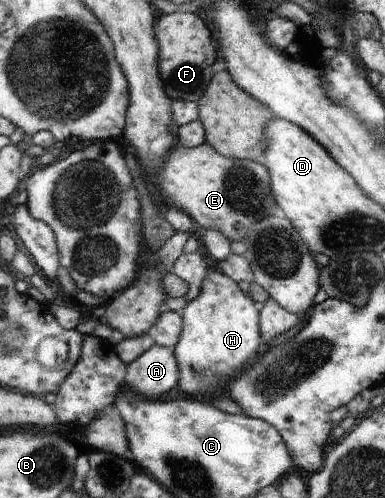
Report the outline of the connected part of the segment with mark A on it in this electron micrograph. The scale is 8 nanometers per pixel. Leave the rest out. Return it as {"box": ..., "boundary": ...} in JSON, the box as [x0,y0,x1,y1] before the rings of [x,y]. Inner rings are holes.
{"box":[123,345,179,400],"boundary":[[[159,345],[149,348],[142,356],[129,362],[125,368],[125,378],[123,378],[123,389],[134,392],[137,396],[147,400],[158,400],[159,396],[168,393],[173,388],[178,387],[179,366],[175,360],[175,354]]]}

